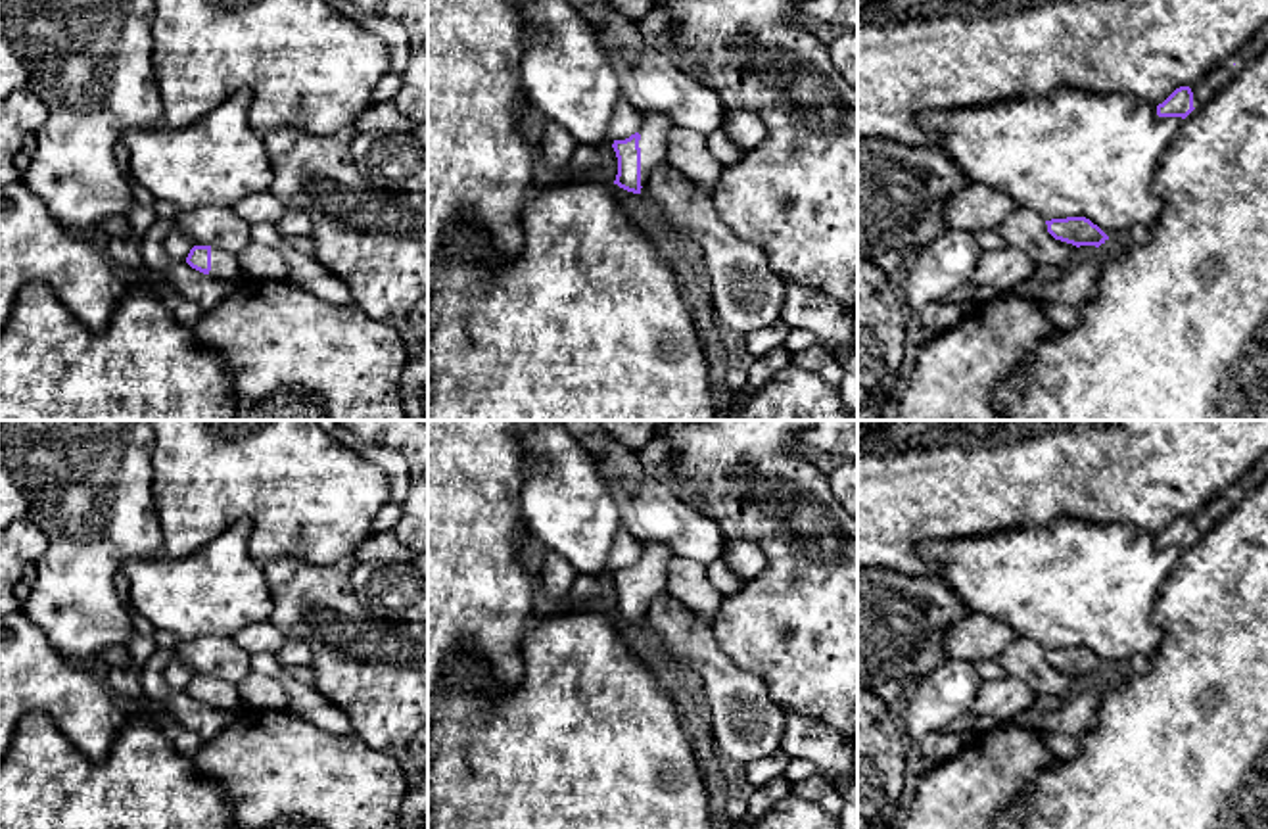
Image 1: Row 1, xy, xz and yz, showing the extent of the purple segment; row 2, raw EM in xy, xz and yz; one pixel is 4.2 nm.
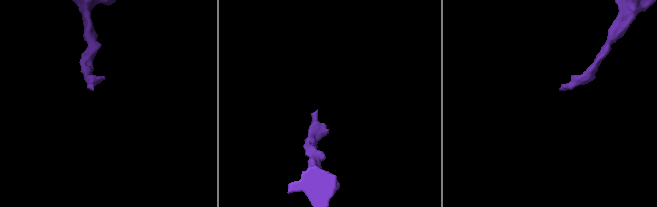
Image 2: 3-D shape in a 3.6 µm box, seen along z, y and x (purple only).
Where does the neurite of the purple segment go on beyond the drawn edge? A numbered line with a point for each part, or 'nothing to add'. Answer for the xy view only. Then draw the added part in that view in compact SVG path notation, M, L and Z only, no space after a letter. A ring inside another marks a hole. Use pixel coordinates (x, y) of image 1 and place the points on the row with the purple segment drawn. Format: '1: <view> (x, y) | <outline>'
1: xy (225, 265) | M211 248L211 271L209 276L226 282L242 282L246 272L238 263L238 255L224 251L221 248Z

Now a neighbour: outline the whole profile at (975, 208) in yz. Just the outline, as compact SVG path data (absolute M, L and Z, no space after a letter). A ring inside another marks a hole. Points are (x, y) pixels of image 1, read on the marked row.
M971 184L944 203L944 219L948 228L996 230L1017 207L1013 198L984 184Z

